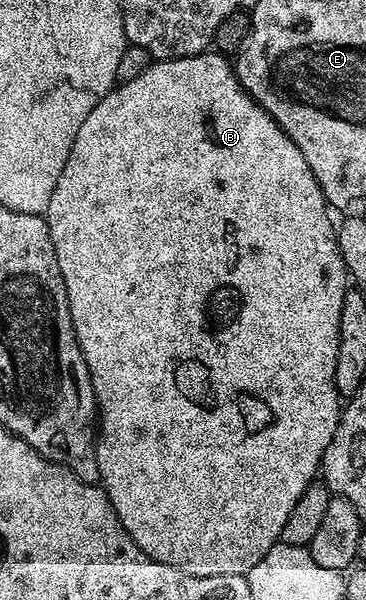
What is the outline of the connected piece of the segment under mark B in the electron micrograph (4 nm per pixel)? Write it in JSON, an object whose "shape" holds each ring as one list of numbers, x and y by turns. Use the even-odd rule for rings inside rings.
{"shape":[[204,51,192,57,182,57,172,61,155,59,146,71,137,75,137,79,116,84,115,88,109,91,109,95,105,95,105,99,101,99,101,103,97,103,97,107,89,111,85,123,81,123,81,131,77,131,77,139,73,139,73,151,69,151,69,159,65,159,65,171,61,171,61,179,57,179,57,187,53,187,53,199,49,199,45,216,49,235,53,239,53,251,57,255,57,267,61,267,61,279,65,283,65,295,69,303,73,331,77,335,77,343,85,355,85,363,91,372,97,406,95,454,99,481,103,492,111,500,117,519,142,553,177,571,185,571,185,575,194,577,246,575,253,567,257,567,257,563,261,563,261,559,265,559,265,555,274,545,280,544,285,519,289,519,289,511,293,511,297,499,301,499,303,492,316,480,323,463,323,456,337,431,341,416,341,398,335,386,335,376,341,331,341,303,349,288,349,270,339,250,336,222,331,222,332,210,309,163,305,163,305,155,301,155,297,143,293,143,293,139,285,135,282,127,247,94,235,73,234,64,224,54,218,51]]}

